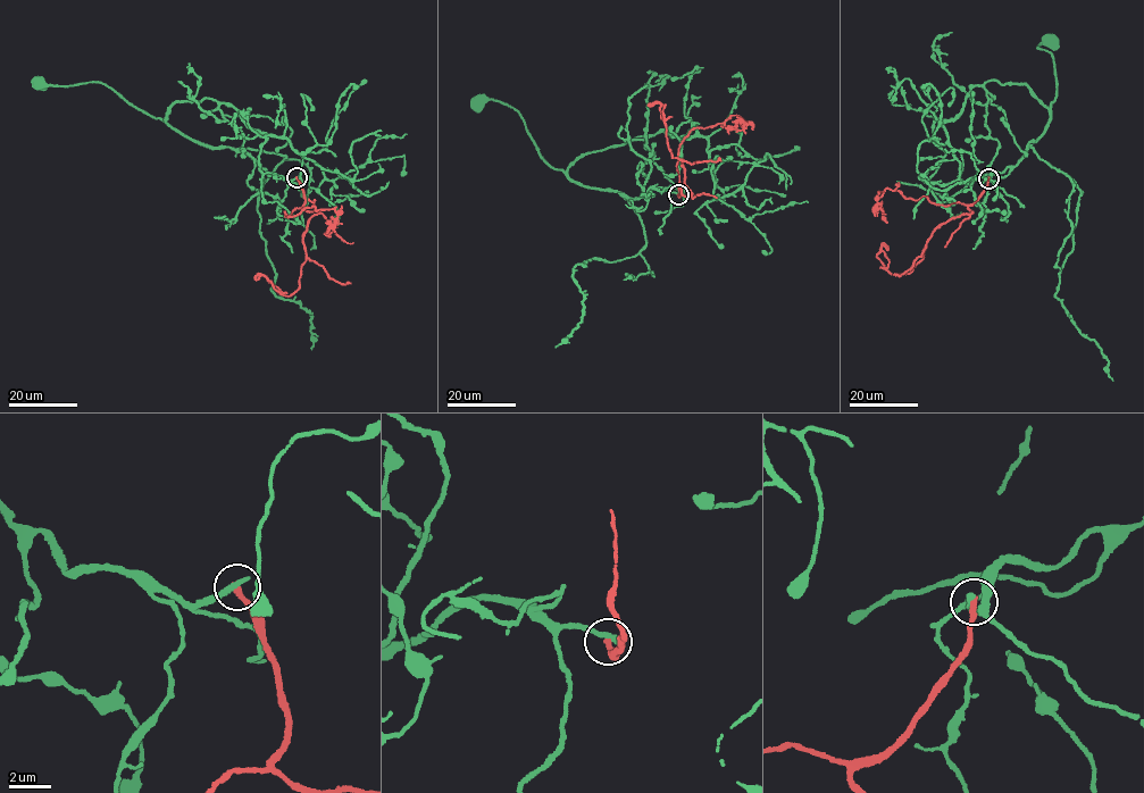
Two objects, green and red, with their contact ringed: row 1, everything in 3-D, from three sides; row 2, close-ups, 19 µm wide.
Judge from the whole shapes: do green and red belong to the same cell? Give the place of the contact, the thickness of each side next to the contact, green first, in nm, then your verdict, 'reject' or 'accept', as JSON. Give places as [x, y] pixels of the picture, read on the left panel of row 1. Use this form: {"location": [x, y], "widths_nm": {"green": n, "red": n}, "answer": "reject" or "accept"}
{"location": [297, 177], "widths_nm": {"green": 320, "red": 260}, "answer": "reject"}

